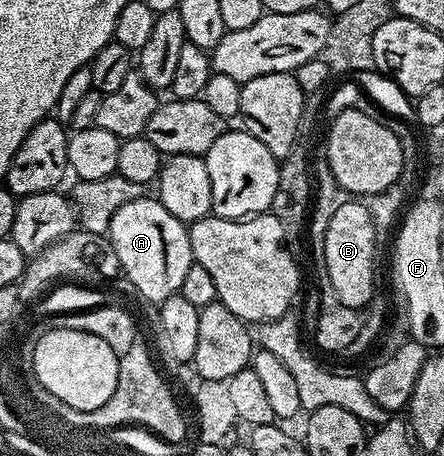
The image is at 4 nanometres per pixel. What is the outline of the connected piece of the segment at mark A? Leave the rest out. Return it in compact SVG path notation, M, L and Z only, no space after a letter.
M144 198L125 202L125 206L121 206L121 210L117 210L117 214L113 214L109 239L113 250L117 250L122 275L124 277L127 275L128 282L145 299L152 300L152 305L158 306L163 301L168 300L170 296L178 293L181 282L185 282L185 274L189 274L193 263L191 233L188 225L183 224L177 218L173 218L173 214L169 214L169 210L165 210L165 206L161 206L158 199Z

